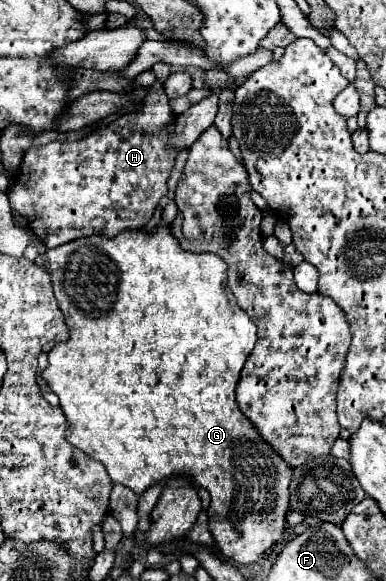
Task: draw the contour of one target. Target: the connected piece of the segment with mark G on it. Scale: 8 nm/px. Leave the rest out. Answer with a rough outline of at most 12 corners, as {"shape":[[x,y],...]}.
{"shape":[[45,250],[67,442],[211,494],[219,552],[283,538],[293,468],[235,386],[257,326],[215,254]]}

